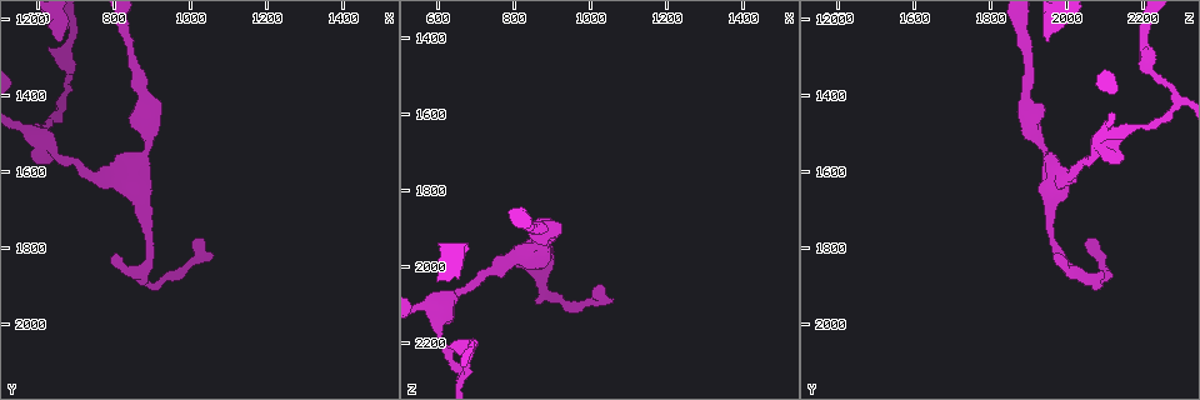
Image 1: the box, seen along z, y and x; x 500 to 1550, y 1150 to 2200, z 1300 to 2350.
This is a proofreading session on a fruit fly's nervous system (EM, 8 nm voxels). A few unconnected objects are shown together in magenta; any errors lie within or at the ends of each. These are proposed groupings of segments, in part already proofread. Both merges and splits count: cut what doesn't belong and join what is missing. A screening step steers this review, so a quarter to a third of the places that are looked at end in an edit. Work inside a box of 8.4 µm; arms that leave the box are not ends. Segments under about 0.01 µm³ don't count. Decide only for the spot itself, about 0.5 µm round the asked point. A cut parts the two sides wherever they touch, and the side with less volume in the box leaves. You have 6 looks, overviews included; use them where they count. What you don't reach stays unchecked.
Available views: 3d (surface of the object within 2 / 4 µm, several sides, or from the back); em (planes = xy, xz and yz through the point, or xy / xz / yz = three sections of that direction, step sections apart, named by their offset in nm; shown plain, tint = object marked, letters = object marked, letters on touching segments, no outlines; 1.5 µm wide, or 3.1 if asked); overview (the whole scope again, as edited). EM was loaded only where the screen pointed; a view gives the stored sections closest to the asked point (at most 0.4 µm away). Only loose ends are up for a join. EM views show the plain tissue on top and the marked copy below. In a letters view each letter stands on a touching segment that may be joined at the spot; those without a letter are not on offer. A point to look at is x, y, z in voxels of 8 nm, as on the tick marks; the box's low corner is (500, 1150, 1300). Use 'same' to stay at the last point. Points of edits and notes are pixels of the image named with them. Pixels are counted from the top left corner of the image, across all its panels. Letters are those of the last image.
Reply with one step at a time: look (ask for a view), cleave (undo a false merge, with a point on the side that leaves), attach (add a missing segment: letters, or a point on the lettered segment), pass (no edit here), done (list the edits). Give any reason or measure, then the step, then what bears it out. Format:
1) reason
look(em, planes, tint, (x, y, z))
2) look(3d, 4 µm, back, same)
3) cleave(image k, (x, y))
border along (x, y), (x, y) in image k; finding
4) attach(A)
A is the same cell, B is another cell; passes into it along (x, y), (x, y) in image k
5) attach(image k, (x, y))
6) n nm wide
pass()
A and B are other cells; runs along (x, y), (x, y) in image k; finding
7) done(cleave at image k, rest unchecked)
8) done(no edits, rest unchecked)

sharp bend
look(em, planes, letters, (660, 1420, 2295))

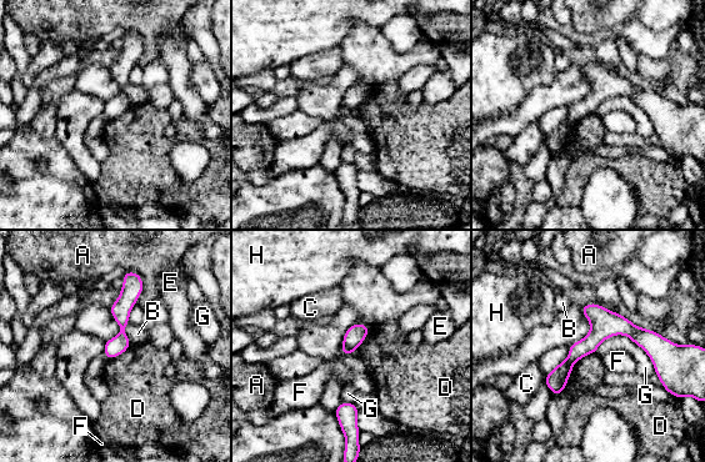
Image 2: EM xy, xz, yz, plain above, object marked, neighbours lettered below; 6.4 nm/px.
100 nm wide
cleave(image 2, (598, 334))
A, B, C, D, E, F, G and H are other cells; border along (568, 357), (573, 363) in image 2; two neurons meet here

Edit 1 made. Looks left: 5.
look(overview)

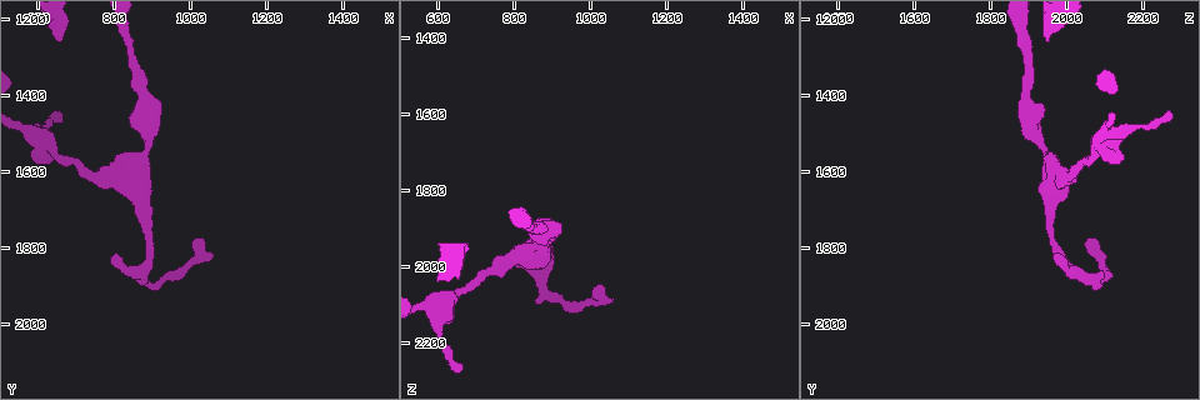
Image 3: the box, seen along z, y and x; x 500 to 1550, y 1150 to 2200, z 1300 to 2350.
long arm stops here
look(3d, 4 µm, back, (665, 1250, 1955))

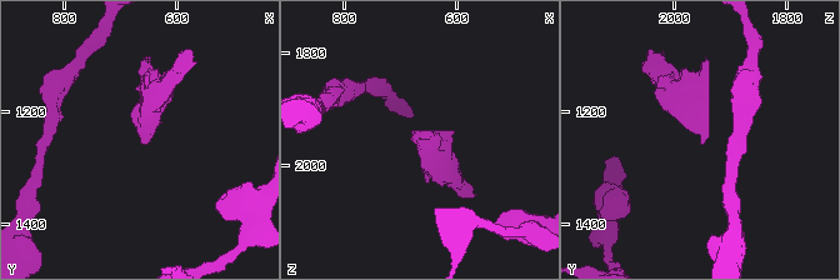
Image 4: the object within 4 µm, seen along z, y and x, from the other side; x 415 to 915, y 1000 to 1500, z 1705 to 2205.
need the tissue
look(em, yz, step 4, tint, (655, 1255, 1950))

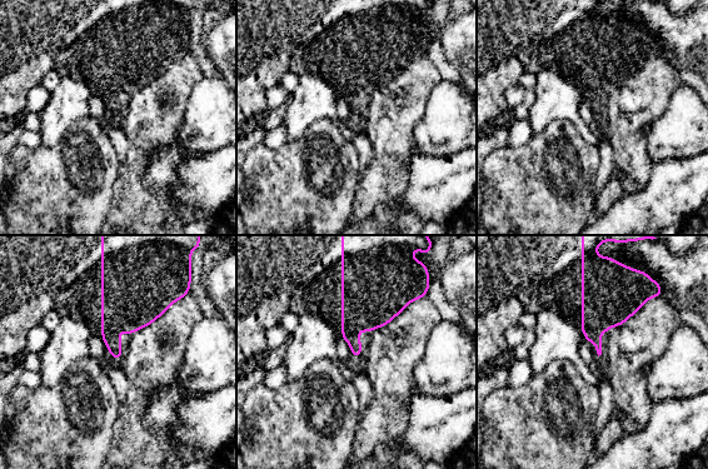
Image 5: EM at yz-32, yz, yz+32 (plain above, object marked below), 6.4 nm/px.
look(em, planes, letters, same)

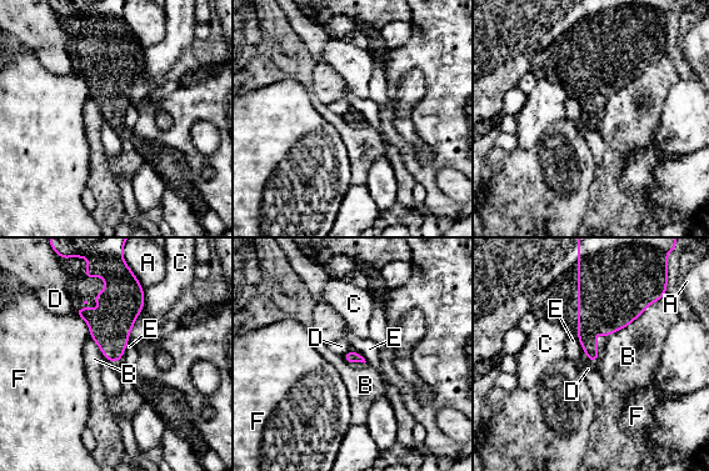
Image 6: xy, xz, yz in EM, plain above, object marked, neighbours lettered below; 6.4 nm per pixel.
B touches over 420 nm
pass()
A, B, C, D, E and F are other cells; border along (353, 350), (341, 355) in image 6; no lettered segment goes on from it

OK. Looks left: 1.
done(cleave at image 2, rest unchecked)

